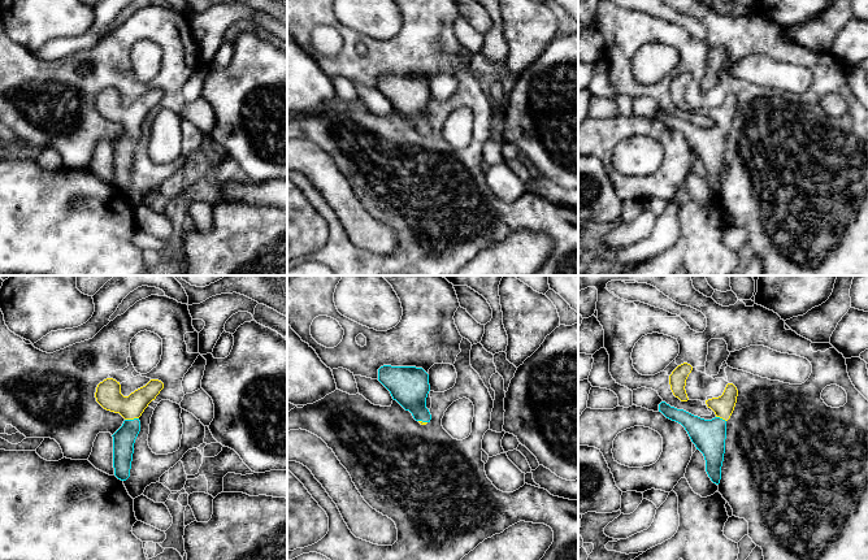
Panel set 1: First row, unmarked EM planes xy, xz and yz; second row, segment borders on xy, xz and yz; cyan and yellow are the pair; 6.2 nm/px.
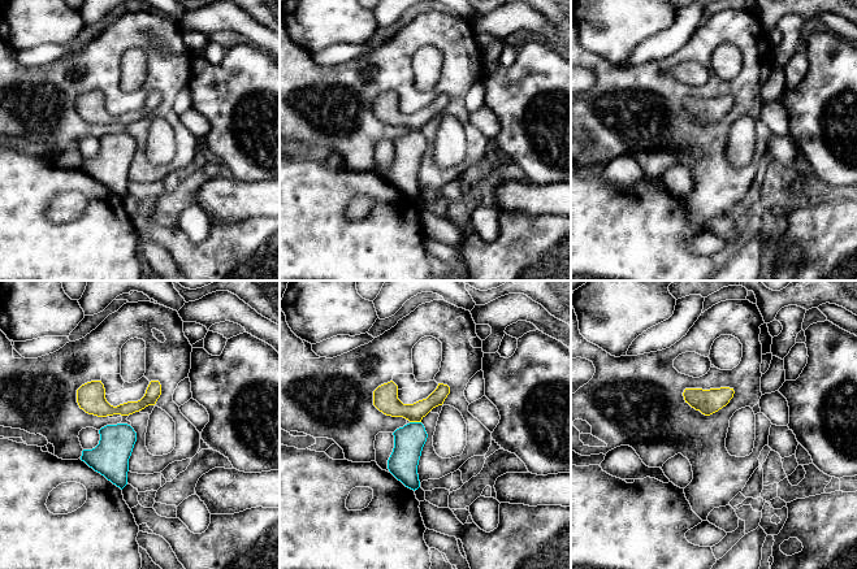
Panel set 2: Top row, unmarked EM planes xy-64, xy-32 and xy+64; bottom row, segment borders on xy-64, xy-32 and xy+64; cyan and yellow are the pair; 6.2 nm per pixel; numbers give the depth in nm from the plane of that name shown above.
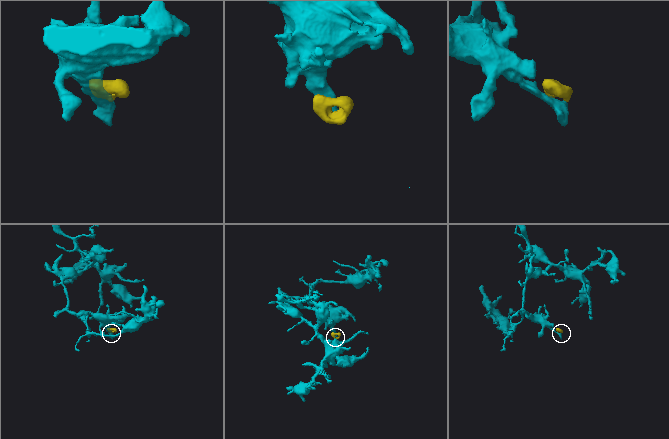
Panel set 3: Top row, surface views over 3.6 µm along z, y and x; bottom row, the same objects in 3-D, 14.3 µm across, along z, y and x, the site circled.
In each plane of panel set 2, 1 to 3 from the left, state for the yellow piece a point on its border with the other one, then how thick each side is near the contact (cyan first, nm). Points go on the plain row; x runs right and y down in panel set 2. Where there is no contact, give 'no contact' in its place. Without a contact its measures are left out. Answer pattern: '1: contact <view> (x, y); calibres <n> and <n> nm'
1: no contact
2: contact xy-32 (415, 131); calibres 190 and 160 nm
3: no contact

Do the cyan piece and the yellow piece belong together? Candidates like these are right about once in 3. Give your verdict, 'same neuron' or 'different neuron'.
same neuron

